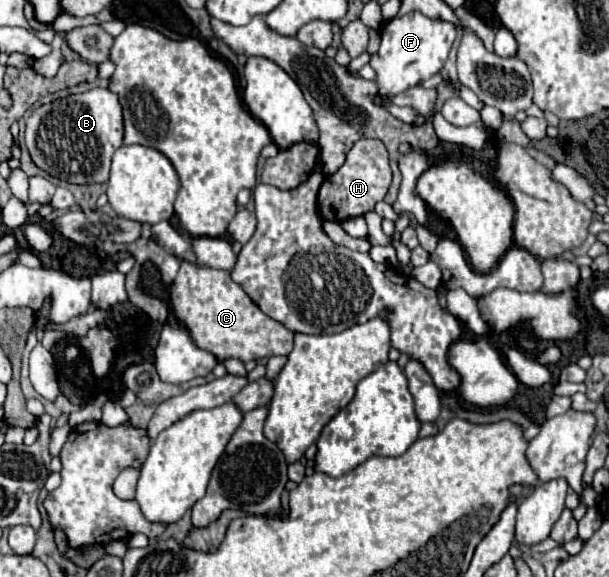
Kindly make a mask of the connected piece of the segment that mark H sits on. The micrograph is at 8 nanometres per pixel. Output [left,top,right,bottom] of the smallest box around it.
[319,140,391,220]

